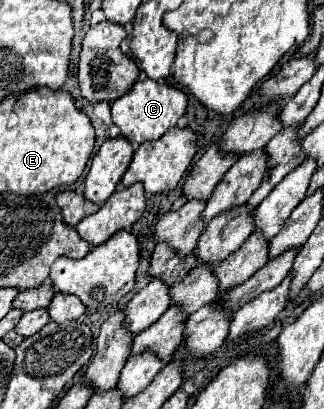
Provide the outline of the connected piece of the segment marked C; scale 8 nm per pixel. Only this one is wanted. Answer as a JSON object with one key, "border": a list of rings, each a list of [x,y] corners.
{"border":[[[147,78],[147,80],[137,80],[127,94],[117,98],[111,106],[111,112],[113,112],[113,122],[121,130],[121,136],[125,136],[133,144],[141,144],[145,140],[161,138],[163,132],[167,132],[177,124],[185,108],[187,108],[187,94],[183,90]]]}

